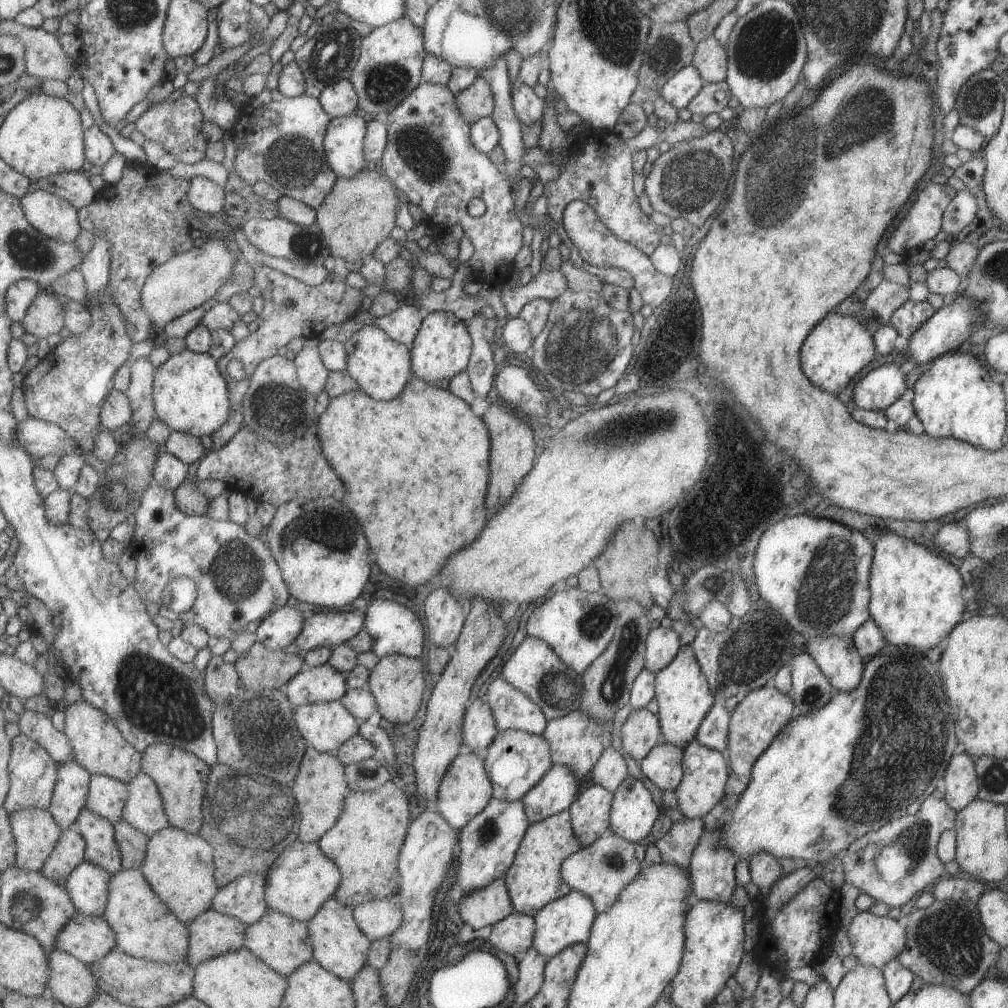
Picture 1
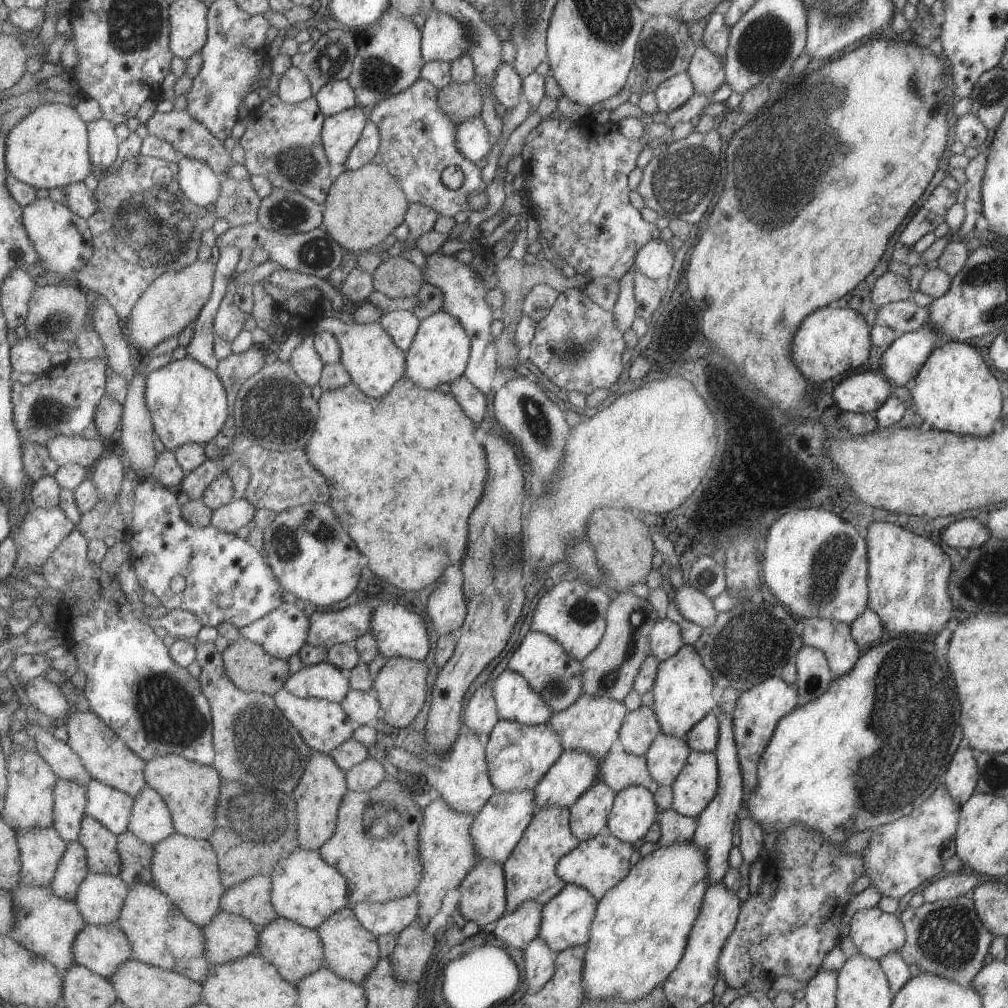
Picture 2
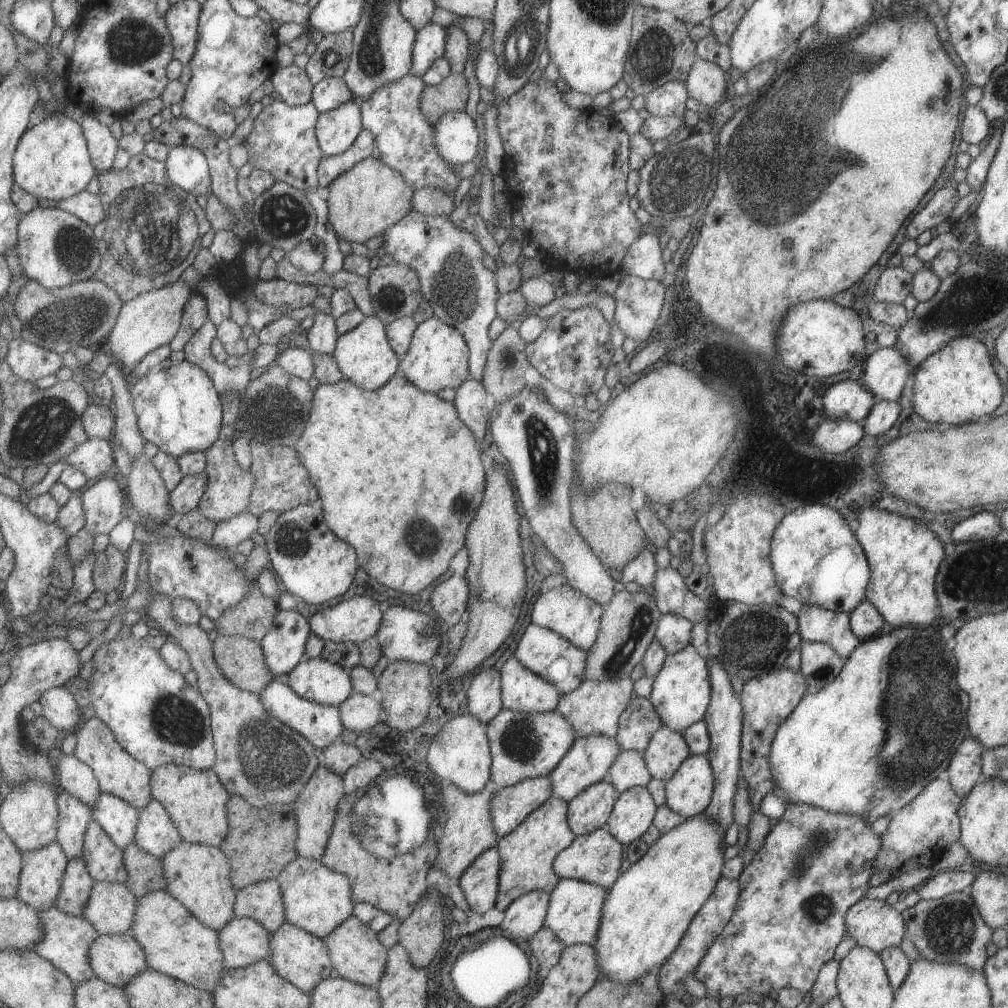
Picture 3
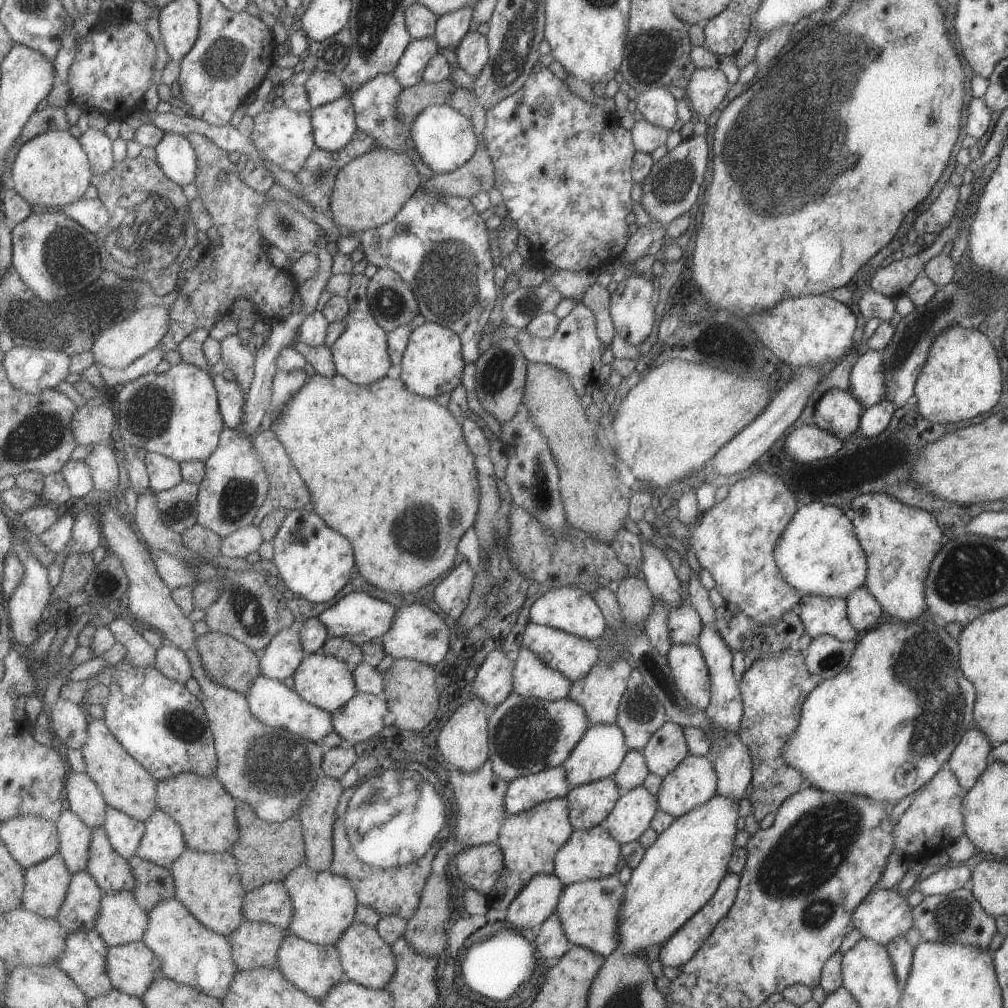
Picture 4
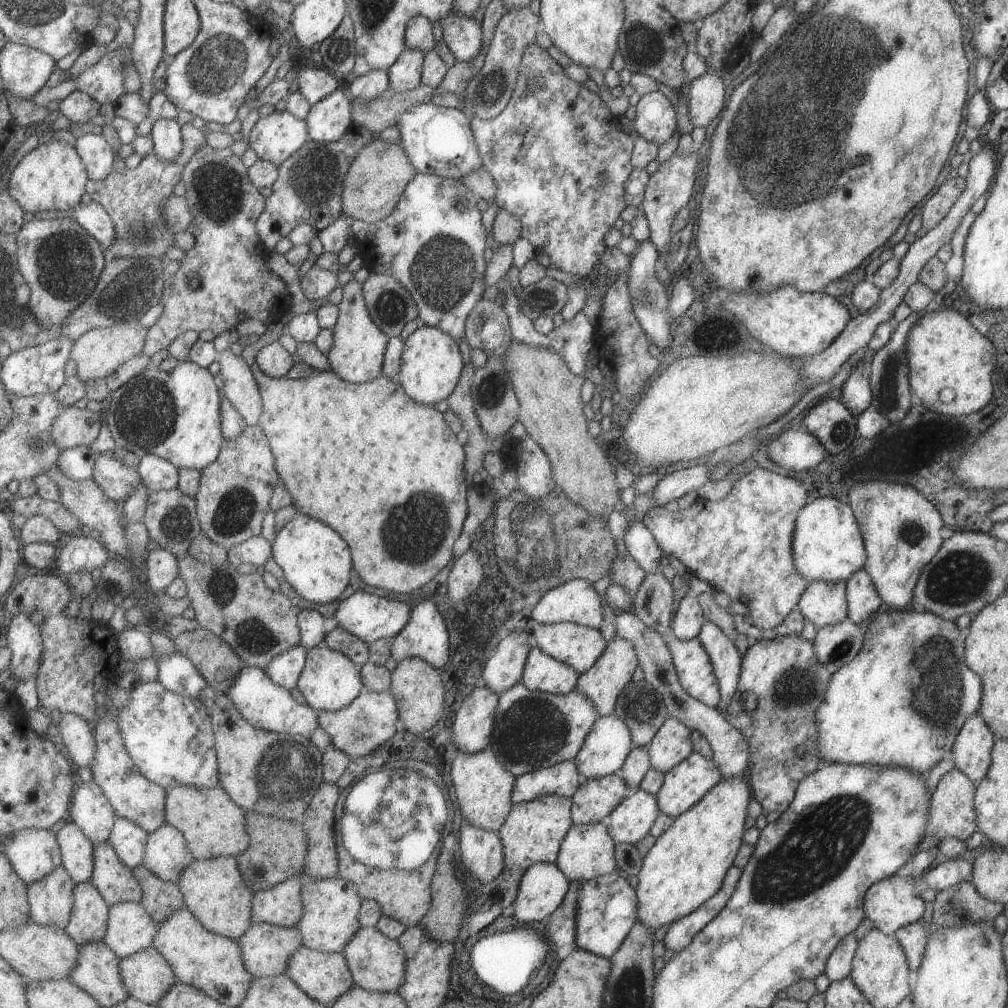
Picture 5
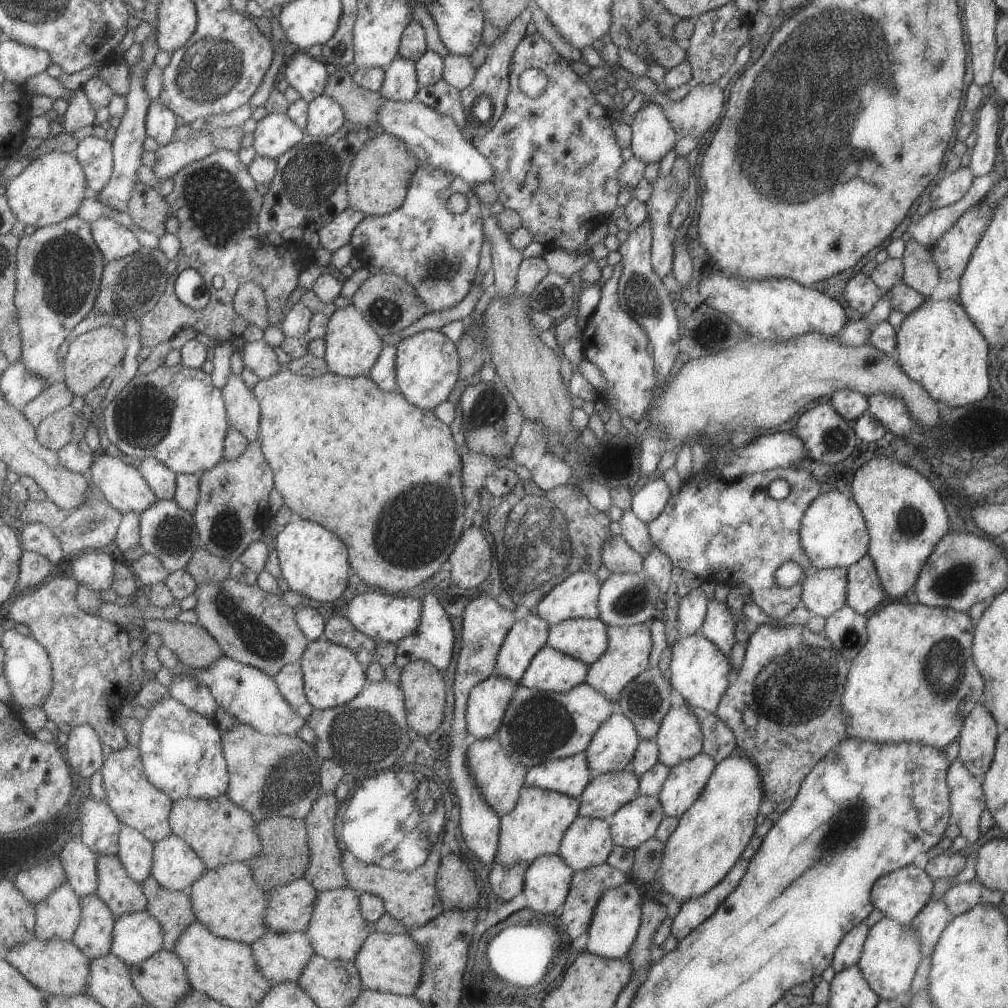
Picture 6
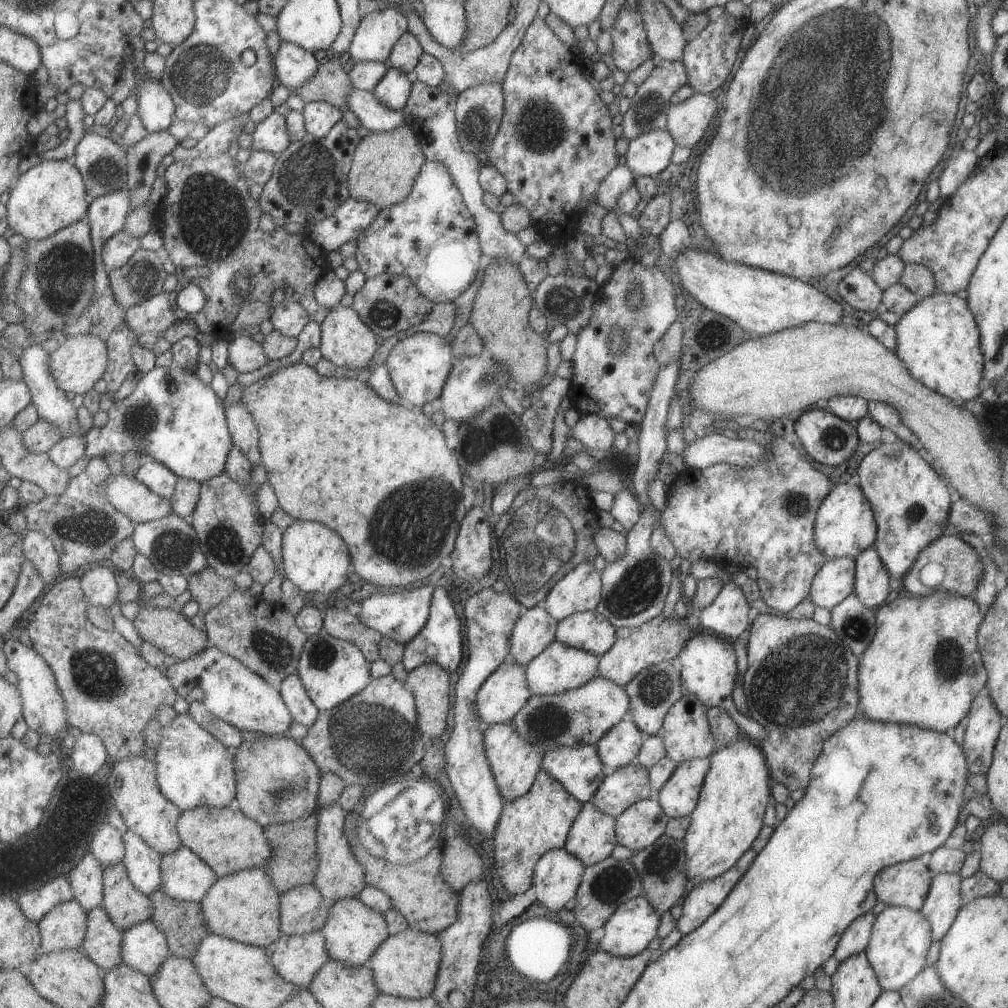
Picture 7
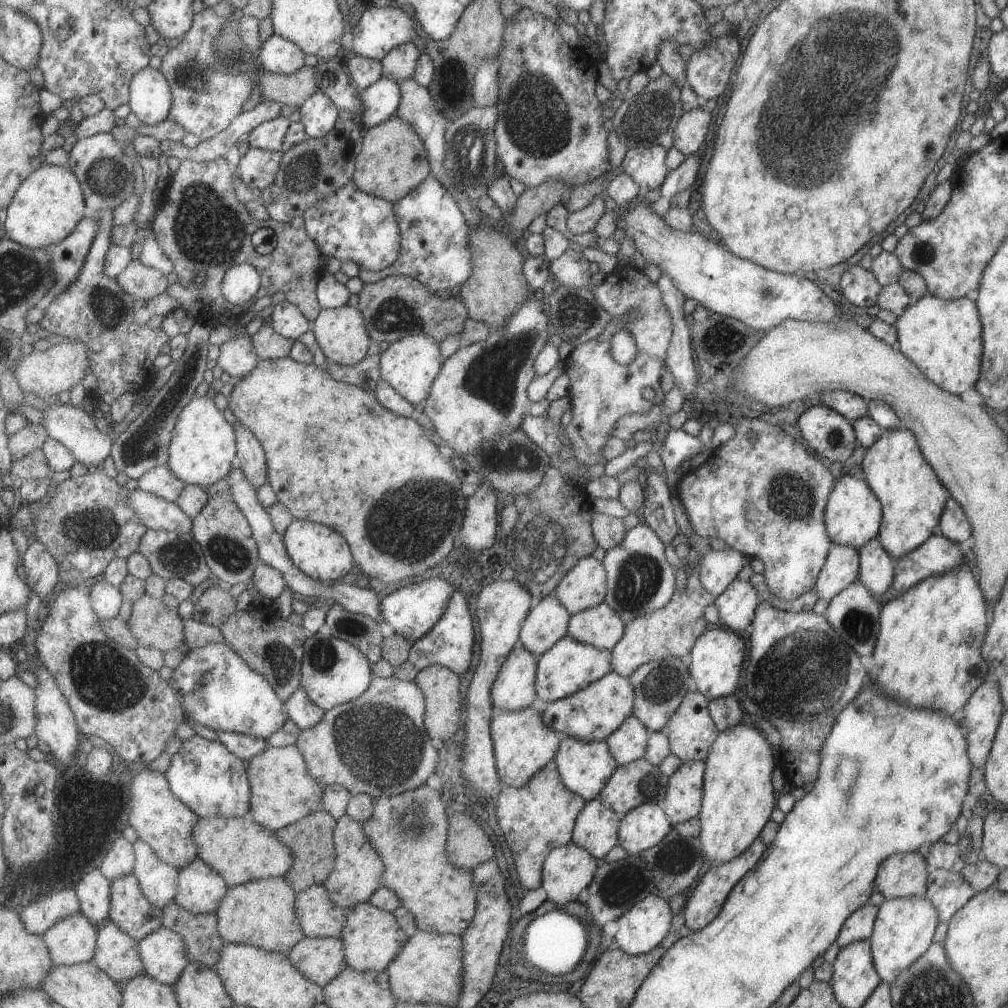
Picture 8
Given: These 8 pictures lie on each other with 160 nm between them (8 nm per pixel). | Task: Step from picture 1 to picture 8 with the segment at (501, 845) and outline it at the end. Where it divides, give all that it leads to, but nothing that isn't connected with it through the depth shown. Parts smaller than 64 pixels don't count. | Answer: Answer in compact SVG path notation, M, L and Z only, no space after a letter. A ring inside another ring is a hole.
M569 736L561 737L553 760L562 783L585 801L598 796L618 765L605 741L584 741Z

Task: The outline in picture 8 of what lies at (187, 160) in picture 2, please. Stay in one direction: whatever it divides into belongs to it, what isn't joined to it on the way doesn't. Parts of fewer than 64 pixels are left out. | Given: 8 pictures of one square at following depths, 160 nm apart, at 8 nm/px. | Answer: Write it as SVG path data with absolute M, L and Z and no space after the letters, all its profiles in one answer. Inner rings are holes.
M151 65L132 78L131 110L143 124L156 125L170 117L172 88L161 69Z

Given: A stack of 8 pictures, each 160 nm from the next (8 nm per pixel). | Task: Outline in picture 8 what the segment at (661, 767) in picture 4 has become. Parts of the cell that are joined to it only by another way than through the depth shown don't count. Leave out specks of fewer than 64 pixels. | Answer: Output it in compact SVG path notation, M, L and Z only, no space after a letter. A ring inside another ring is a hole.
M699 691L688 692L670 716L664 730L670 752L683 762L701 761L707 758L709 747L716 739L718 730L708 713L708 700Z

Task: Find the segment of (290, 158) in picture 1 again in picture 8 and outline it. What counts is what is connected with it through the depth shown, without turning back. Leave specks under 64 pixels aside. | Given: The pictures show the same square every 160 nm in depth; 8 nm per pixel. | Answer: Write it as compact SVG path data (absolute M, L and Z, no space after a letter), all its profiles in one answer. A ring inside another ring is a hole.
M279 117L254 128L248 139L250 148L281 151L291 122L288 117Z

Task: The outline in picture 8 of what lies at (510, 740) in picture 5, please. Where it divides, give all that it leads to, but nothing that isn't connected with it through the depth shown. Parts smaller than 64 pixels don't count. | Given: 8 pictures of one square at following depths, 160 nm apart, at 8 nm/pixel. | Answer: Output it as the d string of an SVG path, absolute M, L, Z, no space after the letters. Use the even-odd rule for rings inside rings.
M611 671L584 689L561 700L550 703L537 702L538 706L546 727L552 728L557 734L584 741L604 741L632 714L634 688L628 677L619 676L615 671Z

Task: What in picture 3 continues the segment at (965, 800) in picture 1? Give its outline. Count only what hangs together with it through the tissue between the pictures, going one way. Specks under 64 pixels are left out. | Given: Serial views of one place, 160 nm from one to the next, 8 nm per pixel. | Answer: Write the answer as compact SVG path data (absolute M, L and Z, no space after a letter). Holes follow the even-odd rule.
M973 736L962 740L946 767L946 776L953 792L962 798L983 779L980 771L982 744Z

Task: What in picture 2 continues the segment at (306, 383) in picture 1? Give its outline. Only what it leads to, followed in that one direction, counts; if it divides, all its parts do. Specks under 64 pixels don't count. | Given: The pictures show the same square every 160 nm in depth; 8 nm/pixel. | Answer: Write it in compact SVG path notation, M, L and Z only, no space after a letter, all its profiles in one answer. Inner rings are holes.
M315 331L305 336L302 342L291 352L289 362L293 365L300 379L310 387L320 384L325 368L323 358L316 349Z

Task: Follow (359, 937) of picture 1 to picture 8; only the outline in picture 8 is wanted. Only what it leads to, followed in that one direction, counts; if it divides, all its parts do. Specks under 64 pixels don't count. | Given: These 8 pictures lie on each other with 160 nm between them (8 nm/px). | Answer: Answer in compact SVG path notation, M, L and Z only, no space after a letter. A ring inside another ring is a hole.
M420 930L412 936L386 970L396 1000L457 1007L464 990L464 946L462 935L438 935Z

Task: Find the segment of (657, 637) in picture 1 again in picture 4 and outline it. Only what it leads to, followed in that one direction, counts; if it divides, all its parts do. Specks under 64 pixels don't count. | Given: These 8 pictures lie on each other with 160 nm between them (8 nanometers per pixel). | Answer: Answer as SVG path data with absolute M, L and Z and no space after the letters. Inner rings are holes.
M688 601L671 608L667 619L670 641L677 644L696 645L702 627L699 616Z

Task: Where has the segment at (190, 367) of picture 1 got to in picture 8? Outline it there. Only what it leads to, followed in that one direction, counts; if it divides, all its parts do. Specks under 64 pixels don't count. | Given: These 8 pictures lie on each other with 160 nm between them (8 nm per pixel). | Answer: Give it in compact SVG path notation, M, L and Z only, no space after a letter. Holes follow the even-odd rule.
M195 397L179 415L170 446L167 464L187 485L209 487L221 478L227 478L237 464L236 428L227 422L223 411L211 398Z

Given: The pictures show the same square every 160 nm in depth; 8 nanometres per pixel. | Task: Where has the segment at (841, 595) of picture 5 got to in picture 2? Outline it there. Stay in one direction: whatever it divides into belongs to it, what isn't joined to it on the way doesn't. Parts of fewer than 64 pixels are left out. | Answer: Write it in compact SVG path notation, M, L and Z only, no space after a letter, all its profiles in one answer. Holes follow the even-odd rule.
M810 618L801 624L802 644L818 648L834 676L844 675L853 668L861 652L851 638L850 625L822 618Z

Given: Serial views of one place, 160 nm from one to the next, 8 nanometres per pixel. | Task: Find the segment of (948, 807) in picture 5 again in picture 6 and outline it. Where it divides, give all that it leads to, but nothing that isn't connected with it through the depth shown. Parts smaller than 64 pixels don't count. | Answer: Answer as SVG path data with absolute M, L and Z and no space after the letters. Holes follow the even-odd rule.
M958 757L950 762L945 780L949 790L948 824L959 828L967 844L974 844L980 836L980 814L985 809L981 781L969 775Z

